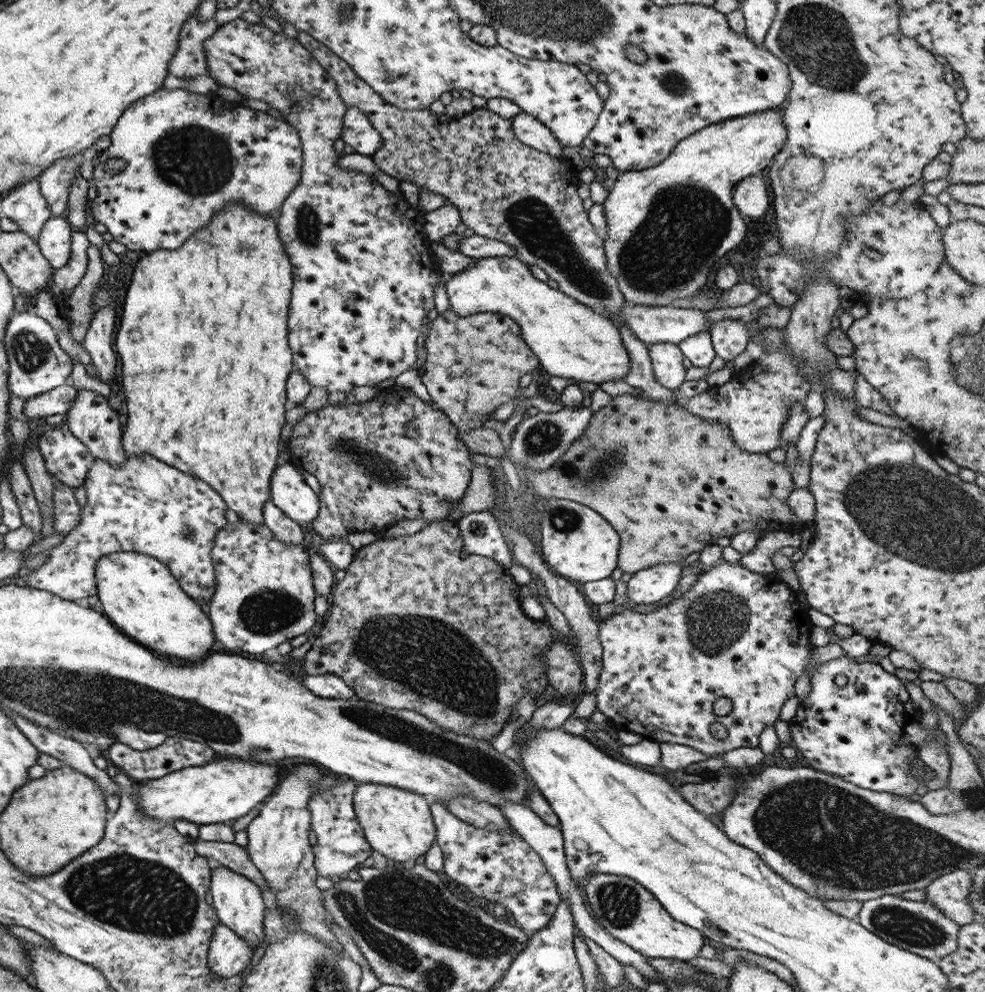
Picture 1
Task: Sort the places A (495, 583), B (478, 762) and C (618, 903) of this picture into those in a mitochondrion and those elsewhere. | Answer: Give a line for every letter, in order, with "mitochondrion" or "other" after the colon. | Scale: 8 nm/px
A: other
B: mitochondrion
C: mitochondrion

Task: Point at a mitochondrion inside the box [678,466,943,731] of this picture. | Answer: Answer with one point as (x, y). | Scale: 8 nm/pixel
(718, 620)

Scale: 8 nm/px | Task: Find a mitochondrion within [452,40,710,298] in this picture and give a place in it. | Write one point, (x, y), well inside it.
(675, 85)

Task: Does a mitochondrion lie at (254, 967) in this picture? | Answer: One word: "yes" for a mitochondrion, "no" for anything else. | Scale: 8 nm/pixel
no

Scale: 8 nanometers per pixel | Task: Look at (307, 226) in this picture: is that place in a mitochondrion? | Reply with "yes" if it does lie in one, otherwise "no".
yes

